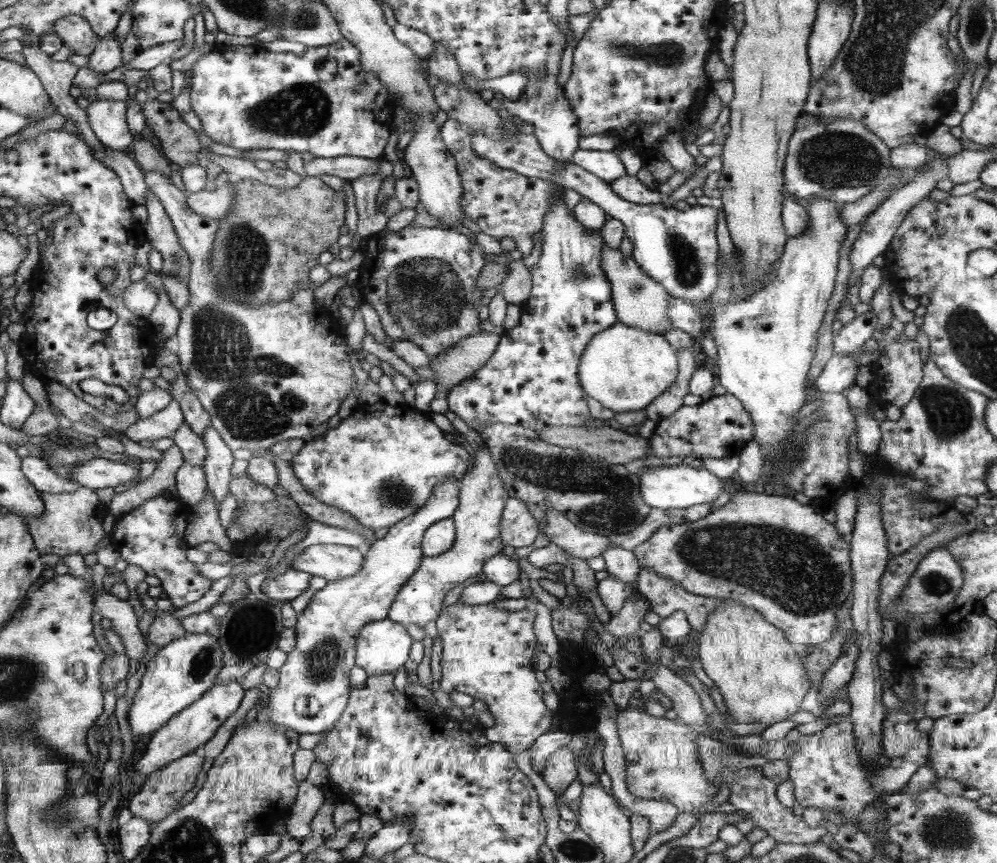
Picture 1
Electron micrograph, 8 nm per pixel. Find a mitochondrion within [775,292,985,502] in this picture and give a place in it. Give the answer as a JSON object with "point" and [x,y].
{"point":[949,414]}

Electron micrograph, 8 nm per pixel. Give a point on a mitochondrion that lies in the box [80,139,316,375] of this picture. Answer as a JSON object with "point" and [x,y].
{"point":[246,250]}

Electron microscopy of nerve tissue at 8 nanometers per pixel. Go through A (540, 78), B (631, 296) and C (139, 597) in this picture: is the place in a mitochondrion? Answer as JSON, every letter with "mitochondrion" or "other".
{"A":"mitochondrion","B":"other","C":"other"}

